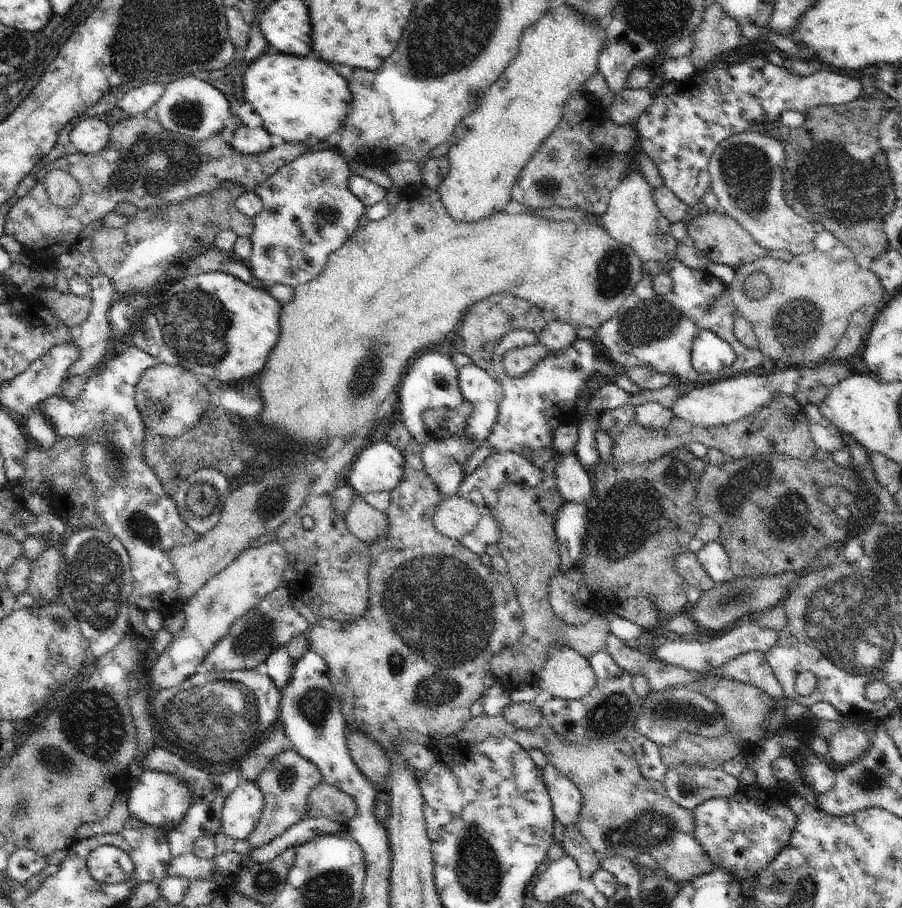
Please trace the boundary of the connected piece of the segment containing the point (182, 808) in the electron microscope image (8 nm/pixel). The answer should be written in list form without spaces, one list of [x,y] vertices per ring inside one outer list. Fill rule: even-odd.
[[[145,770],[128,794],[130,816],[146,825],[158,826],[164,831],[176,828],[192,804],[192,786],[178,776]]]

